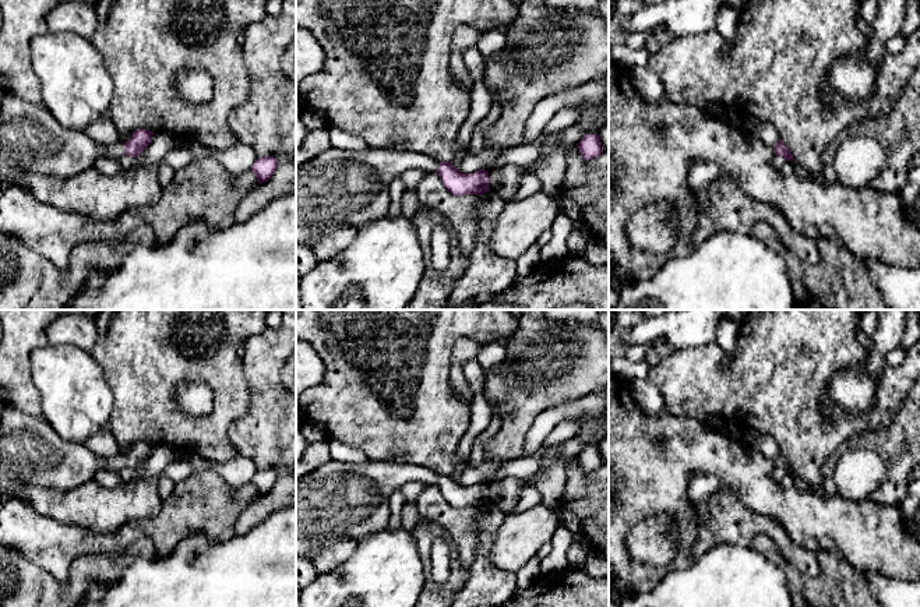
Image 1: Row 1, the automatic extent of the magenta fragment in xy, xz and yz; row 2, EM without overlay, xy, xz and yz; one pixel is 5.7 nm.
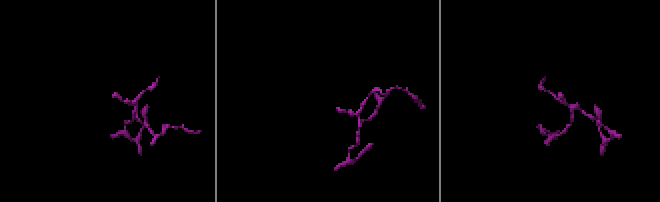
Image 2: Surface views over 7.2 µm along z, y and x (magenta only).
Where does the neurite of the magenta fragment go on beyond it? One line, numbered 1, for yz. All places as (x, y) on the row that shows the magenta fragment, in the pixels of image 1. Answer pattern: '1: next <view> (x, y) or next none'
1: next none

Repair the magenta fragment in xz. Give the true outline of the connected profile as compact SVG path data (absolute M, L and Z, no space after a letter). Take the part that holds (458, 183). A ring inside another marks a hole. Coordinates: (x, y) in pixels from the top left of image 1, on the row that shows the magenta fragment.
M328 148L296 169L296 244L311 247L336 226L355 229L388 213L389 184L410 169L437 173L454 195L490 191L489 172L462 173L424 153L367 148Z

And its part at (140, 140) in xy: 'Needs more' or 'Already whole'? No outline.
Needs more

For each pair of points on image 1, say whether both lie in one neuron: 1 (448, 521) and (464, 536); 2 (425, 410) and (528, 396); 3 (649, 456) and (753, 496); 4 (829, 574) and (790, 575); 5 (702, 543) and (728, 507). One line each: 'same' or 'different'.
1: same
2: different
3: same
4: same
5: same

